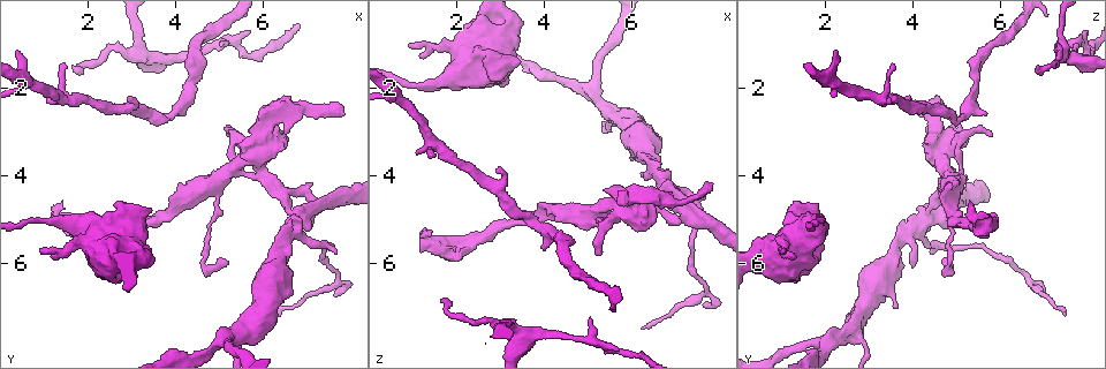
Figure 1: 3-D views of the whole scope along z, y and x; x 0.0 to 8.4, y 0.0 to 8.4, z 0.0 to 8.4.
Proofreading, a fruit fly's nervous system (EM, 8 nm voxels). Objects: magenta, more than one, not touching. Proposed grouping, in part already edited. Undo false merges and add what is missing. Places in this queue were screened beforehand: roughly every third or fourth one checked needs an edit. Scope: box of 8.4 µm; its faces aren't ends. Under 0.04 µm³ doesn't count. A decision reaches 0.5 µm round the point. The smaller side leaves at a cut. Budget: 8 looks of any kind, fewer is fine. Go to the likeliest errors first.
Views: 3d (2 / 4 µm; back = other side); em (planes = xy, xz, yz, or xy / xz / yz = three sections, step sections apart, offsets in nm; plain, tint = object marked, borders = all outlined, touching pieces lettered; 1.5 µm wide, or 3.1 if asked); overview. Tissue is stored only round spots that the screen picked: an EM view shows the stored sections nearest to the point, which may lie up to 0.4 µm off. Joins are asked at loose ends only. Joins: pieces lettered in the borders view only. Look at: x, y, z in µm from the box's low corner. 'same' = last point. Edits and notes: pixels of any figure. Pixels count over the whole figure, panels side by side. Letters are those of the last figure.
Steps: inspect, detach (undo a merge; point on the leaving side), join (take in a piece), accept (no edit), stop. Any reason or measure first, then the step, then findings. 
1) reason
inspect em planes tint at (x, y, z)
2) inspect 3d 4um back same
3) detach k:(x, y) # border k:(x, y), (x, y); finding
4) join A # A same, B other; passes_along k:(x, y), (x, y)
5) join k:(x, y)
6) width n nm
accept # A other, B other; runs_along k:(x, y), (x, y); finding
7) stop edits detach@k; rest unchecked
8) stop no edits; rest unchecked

an open end
inspect em planes borders at (0.95, 5.65, 1.05)

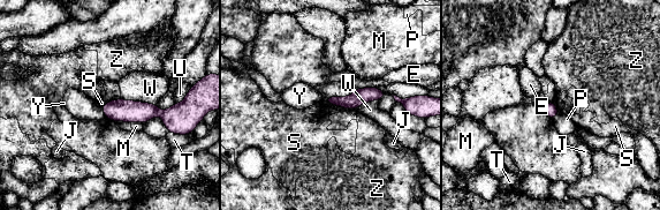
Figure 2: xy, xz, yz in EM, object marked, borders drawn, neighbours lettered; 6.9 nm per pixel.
longest_contact W 260 nm
accept # E other, J other, M other, P other, S other, T other, U other, W other, Y other, Z other; border 2:(326, 100), (343, 107); no lettered piece goes on from it

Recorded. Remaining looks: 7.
tapers out
inspect em planes borders at (7.85, 2.65, 4.15)

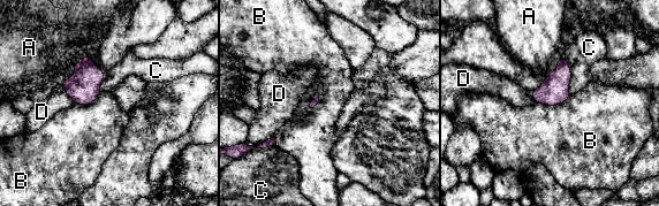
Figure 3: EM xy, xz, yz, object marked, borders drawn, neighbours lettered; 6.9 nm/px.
longest_contact C 260 nm
accept # A other, B other, C other, D other; border 3:(570, 93), (559, 104), (538, 104); no lettered piece goes on from it

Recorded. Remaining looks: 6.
narrows sharply
inspect em yz step 8 tint at (4.40, 1.80, 5.40)

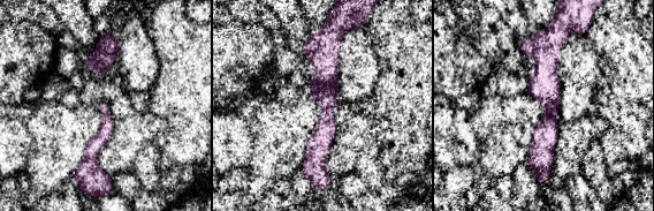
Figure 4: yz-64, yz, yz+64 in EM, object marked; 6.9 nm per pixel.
inspect em planes tint same

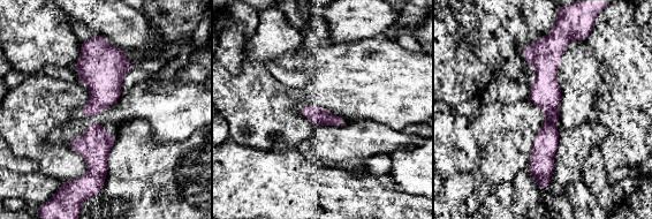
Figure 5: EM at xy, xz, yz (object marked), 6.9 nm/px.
see the neighbours
inspect em planes borders same

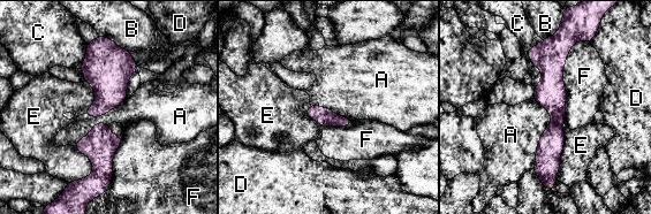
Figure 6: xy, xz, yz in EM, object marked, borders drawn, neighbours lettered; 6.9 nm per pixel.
accept # A other, B other, C other, D other, E other, F other; all the same neuron

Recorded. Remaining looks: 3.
stop no edits; rest unchecked

